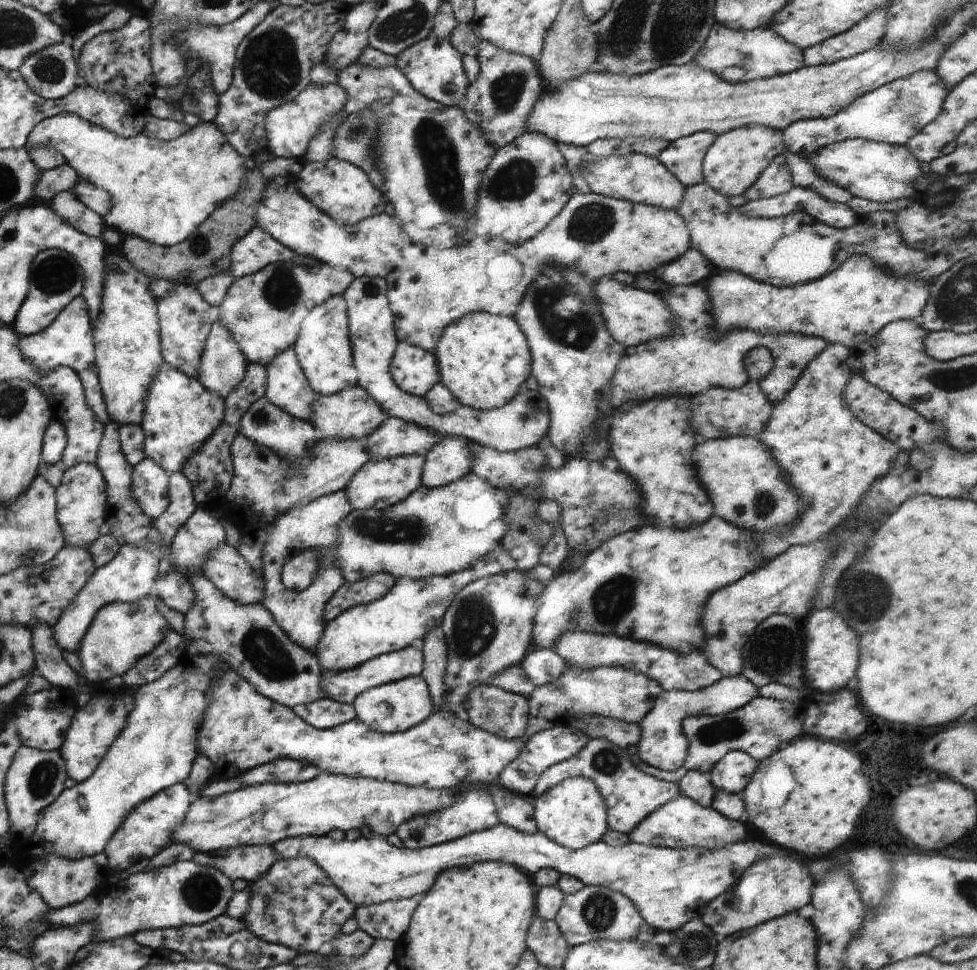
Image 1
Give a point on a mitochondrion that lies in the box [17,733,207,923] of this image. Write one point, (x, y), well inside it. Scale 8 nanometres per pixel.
(42, 779)

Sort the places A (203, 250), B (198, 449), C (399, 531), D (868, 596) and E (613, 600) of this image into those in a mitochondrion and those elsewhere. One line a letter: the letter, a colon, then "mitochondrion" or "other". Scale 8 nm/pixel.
A: mitochondrion
B: other
C: mitochondrion
D: mitochondrion
E: mitochondrion

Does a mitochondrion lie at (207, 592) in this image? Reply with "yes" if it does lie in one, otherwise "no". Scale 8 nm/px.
no

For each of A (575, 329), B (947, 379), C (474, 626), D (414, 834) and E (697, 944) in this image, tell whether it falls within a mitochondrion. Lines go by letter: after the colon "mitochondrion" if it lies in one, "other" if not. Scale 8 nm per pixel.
A: mitochondrion
B: mitochondrion
C: mitochondrion
D: mitochondrion
E: mitochondrion

